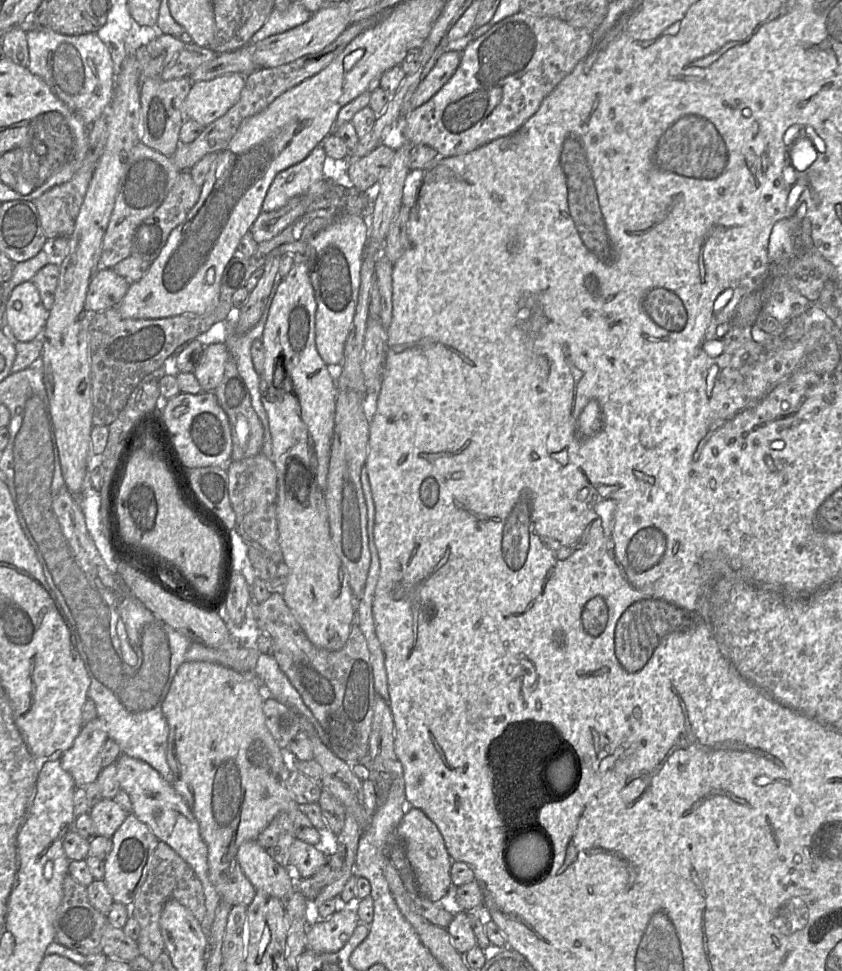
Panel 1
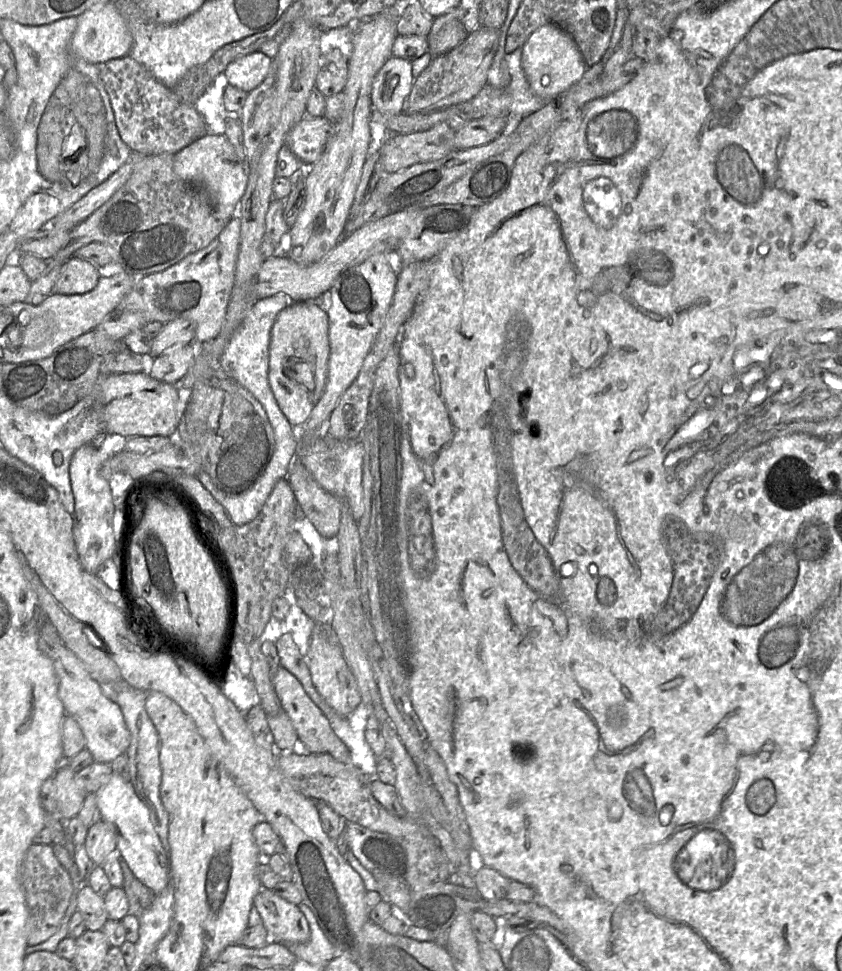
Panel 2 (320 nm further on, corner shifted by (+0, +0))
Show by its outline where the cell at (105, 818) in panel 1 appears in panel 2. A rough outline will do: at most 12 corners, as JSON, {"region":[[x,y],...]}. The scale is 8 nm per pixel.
{"region":[[101,819],[88,828],[84,847],[102,865],[116,845],[117,831]]}

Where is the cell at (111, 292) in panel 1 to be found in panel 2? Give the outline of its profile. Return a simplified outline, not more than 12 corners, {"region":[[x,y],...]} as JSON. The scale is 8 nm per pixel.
{"region":[[77,257],[61,268],[54,293],[94,289],[98,268]]}

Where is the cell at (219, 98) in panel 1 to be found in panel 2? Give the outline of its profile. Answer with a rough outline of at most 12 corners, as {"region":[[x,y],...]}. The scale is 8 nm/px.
{"region":[[259,51],[224,71],[228,84],[247,93],[266,78],[272,59]]}

